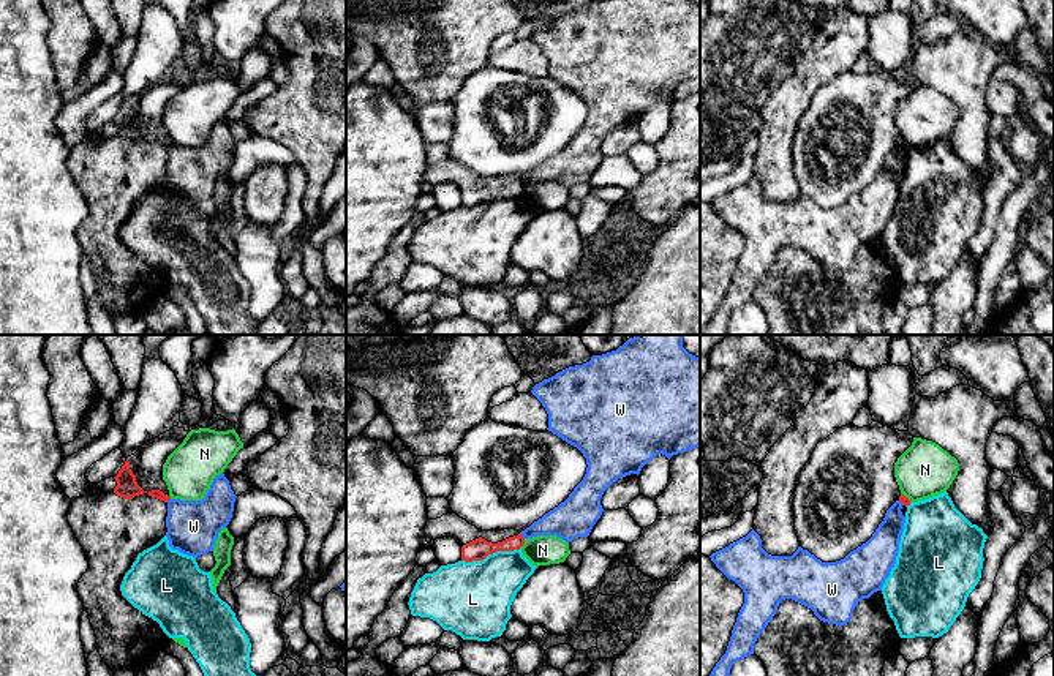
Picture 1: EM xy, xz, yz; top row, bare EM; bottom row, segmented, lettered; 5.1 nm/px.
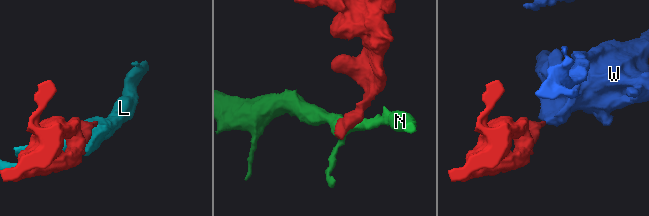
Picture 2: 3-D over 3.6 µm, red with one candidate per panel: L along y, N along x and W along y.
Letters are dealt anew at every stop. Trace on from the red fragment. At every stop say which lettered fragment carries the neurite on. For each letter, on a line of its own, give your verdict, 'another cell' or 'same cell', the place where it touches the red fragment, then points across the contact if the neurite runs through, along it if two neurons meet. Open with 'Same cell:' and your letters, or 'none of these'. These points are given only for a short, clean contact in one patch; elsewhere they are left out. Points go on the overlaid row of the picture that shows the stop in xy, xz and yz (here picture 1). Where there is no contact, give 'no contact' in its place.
Same cell: none of these
L: another cell | xz (490, 553)
N: another cell | xz (523, 544)
W: another cell | xz (522, 536) | along xz (520, 533), (525, 537)

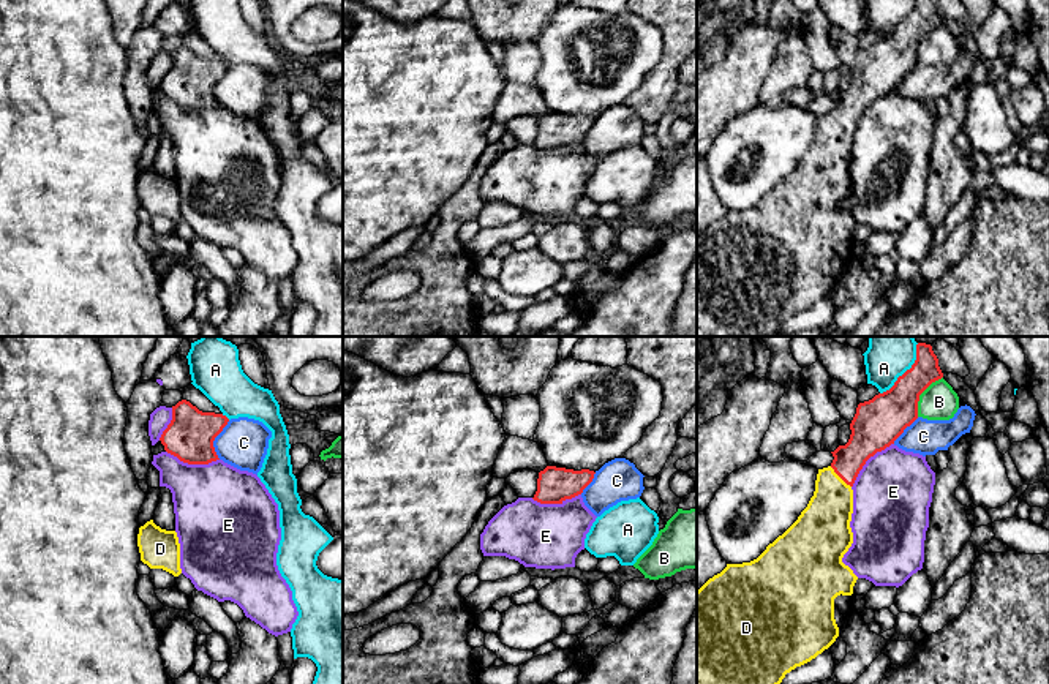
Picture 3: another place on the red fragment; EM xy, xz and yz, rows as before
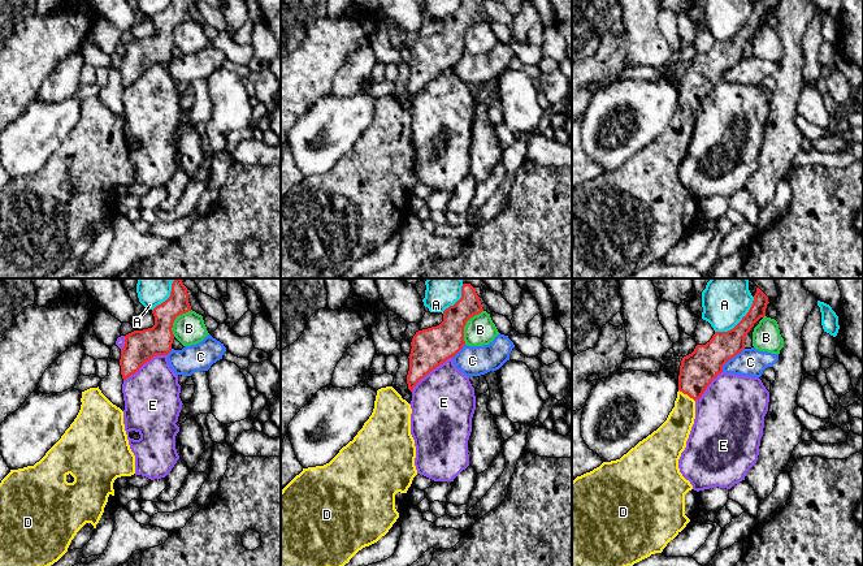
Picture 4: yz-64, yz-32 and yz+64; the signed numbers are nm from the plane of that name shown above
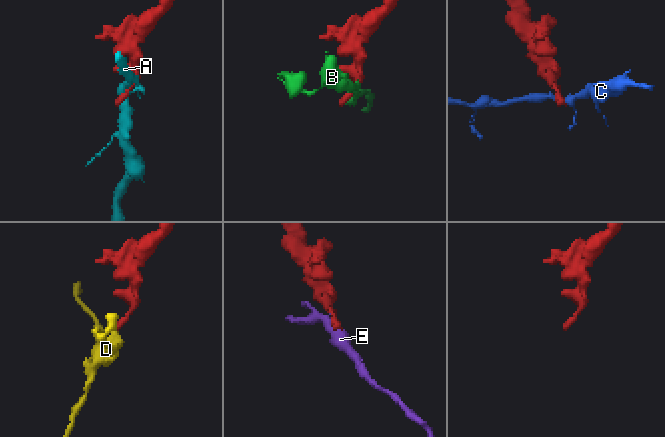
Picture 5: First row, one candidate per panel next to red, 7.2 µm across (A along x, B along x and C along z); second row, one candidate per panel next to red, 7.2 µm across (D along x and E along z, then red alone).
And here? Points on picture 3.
Same cell: D
A: another cell | yz (907, 370)
B: another cell | yz (920, 394)
C: another cell | xy (214, 439)
D: same cell | yz (841, 477) | across yz (868, 436), (849, 460), (841, 477), (833, 485), (825, 523)
E: another cell | xy (193, 463)

